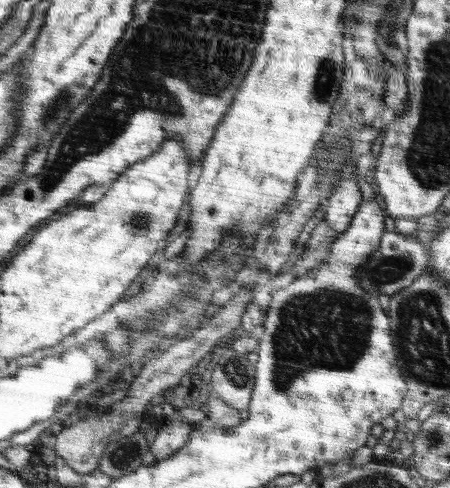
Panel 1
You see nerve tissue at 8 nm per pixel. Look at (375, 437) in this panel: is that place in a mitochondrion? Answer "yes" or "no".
no

